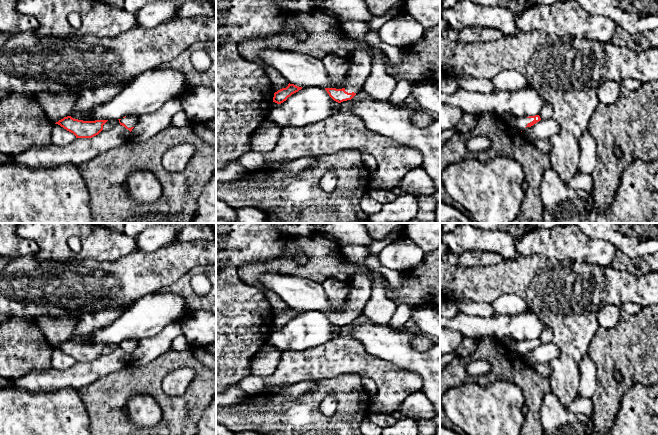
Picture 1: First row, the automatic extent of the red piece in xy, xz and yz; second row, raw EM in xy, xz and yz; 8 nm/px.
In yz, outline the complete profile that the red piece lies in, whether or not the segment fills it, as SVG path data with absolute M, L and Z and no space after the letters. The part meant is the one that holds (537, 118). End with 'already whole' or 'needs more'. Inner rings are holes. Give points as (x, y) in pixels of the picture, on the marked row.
M539 115L523 117L523 118L515 118L513 117L510 121L506 122L511 127L518 129L519 131L523 131L526 127L531 127L537 122L541 120Z; needs more

